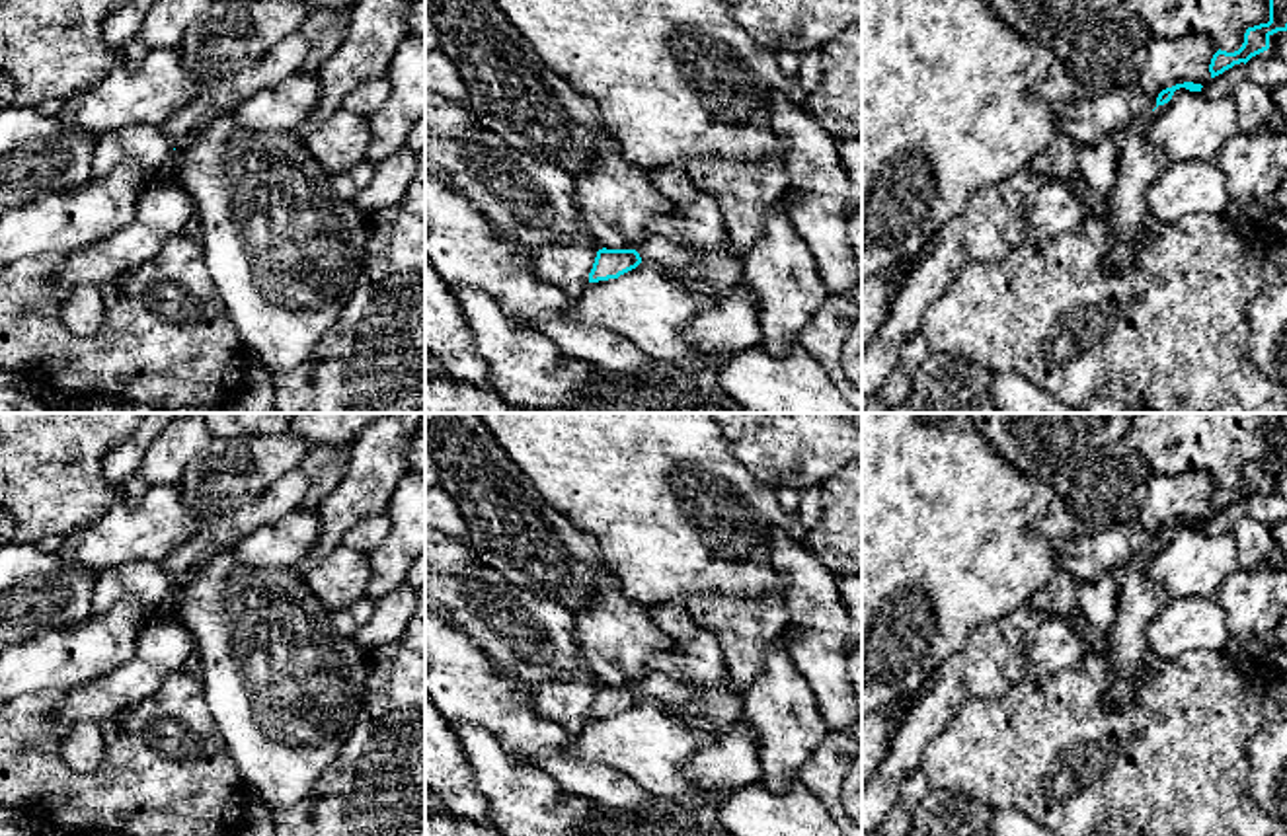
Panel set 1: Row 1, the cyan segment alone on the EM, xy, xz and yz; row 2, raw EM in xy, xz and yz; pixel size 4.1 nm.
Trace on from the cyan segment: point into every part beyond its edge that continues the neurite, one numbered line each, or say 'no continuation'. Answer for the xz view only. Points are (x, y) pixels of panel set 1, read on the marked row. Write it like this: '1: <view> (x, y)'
1: xz (699, 266)

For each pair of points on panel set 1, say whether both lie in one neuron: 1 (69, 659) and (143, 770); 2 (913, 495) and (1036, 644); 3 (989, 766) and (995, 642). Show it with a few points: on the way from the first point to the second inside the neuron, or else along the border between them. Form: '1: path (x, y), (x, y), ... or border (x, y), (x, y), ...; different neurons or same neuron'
1: border (67, 690), (43, 690), (22, 698); different neurons
2: border (1028, 601), (999, 620), (979, 624), (970, 634); different neurons
3: border (1036, 681), (999, 696), (968, 698), (952, 718); different neurons

